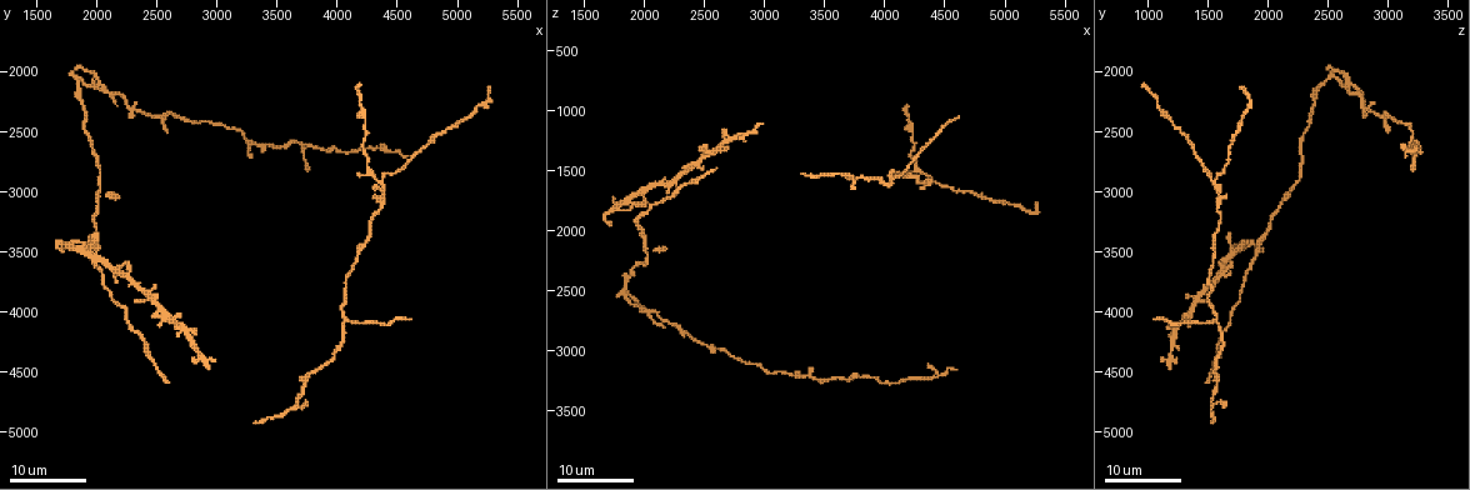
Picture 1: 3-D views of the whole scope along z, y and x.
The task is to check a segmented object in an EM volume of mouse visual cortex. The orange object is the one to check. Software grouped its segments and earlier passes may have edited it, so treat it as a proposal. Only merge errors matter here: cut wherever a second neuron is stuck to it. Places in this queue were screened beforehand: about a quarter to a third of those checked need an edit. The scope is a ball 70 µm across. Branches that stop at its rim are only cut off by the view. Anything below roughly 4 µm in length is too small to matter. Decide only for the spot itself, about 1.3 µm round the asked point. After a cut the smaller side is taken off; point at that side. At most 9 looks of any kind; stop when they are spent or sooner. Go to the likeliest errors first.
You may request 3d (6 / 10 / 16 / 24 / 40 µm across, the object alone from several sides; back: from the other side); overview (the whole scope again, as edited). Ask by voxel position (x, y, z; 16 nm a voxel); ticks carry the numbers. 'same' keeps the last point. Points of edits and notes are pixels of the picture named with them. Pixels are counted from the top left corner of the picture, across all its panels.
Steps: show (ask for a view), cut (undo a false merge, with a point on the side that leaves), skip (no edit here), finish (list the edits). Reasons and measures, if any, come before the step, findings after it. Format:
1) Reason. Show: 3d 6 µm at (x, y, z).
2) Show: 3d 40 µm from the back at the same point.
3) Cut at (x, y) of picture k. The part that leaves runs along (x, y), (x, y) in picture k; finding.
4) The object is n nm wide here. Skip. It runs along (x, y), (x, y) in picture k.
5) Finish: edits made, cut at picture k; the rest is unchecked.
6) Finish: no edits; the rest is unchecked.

Show: 3d 24 µm at (4080, 4080, 1580).

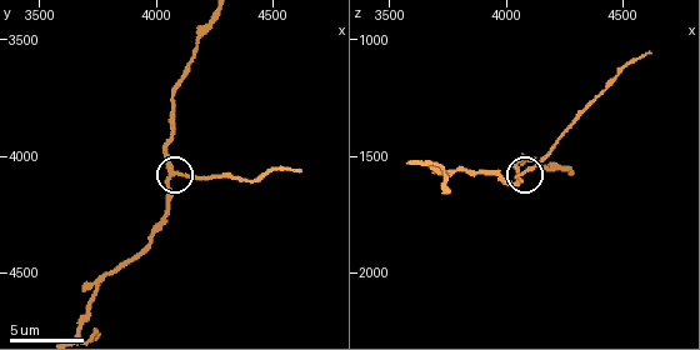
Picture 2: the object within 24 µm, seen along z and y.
Show: 3d 10 µm at (4080, 4070, 1560).

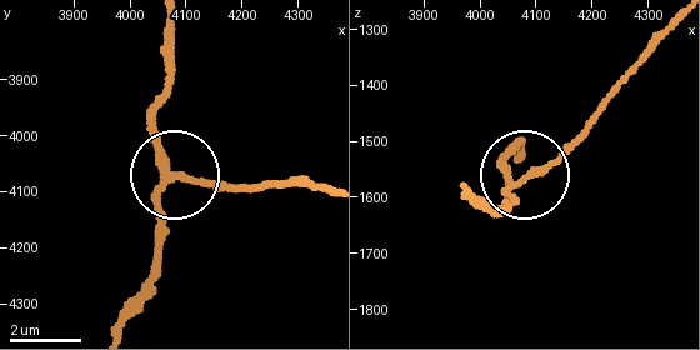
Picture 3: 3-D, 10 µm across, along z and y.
Cut at (218, 190) of picture 3. The part that leaves runs along (174, 179), (324, 188) in picture 3; a second neuron is stuck on.

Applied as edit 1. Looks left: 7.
Show: overview.

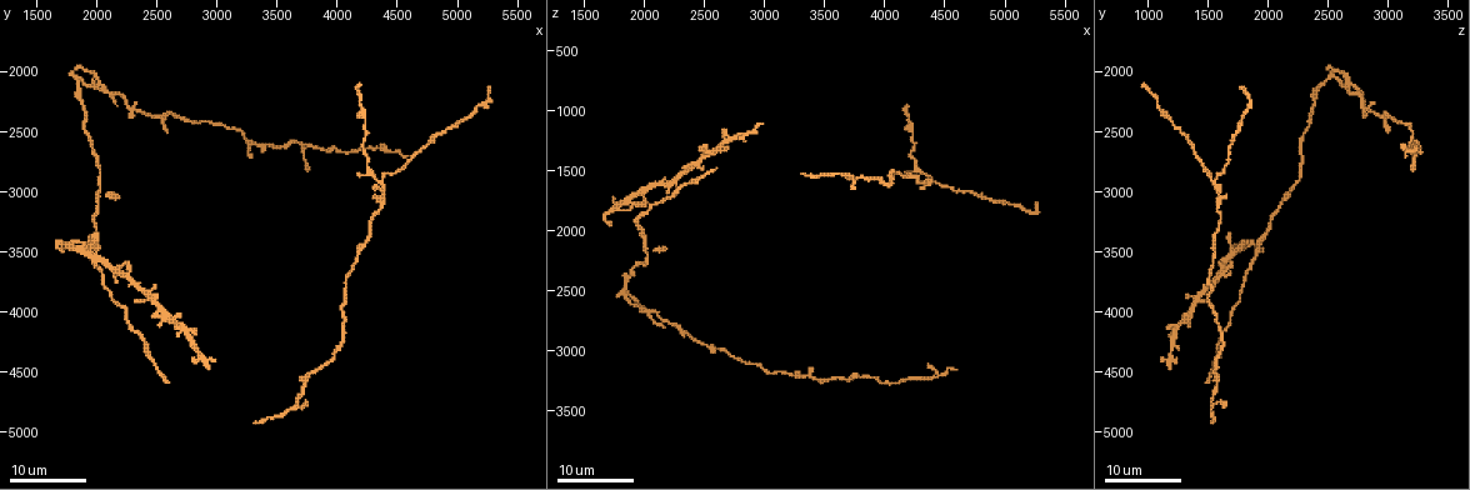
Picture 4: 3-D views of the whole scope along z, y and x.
Side arm on a straight run. Show: 3d 24 µm at (4360, 2920, 1560).

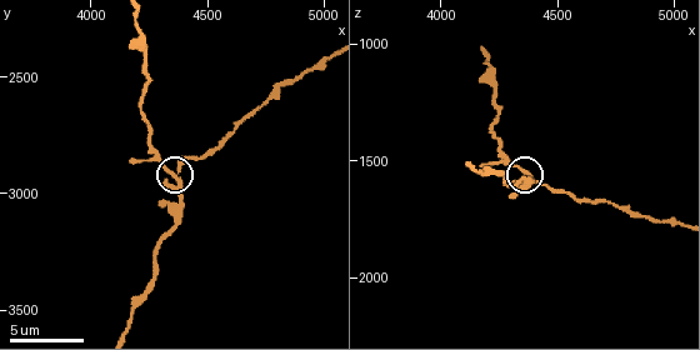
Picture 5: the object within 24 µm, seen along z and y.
Show: 3d 6 µm at (4370, 2920, 1540).

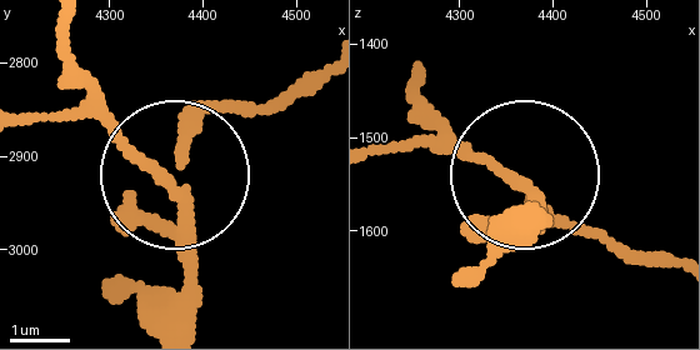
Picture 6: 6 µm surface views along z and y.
Cut at (111, 124) of picture 6. The part that leaves runs along (163, 175), (63, 31) in picture 6; two neurons meet here.

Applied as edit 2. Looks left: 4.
Show: overview.

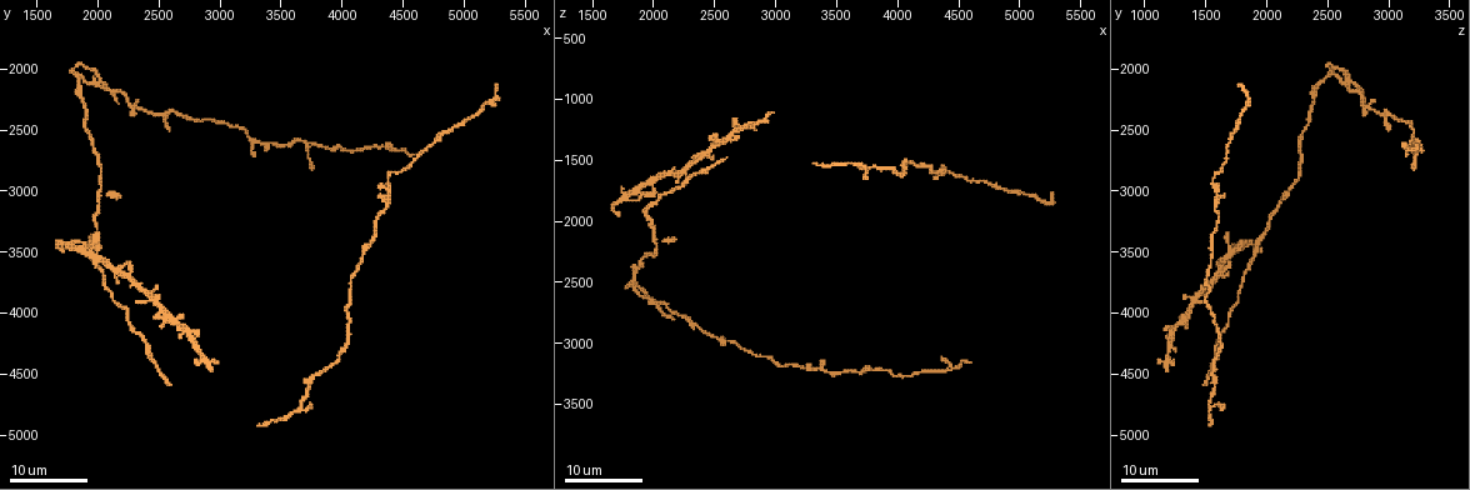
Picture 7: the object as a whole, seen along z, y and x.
Three-way junction. Show: 3d 16 µm at (3400, 2600, 3240).

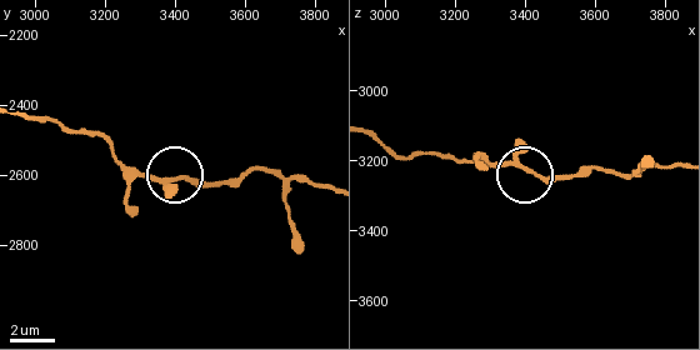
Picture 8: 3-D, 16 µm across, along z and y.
Closer look. Show: 3d 6 µm at (3420, 2600, 3230).

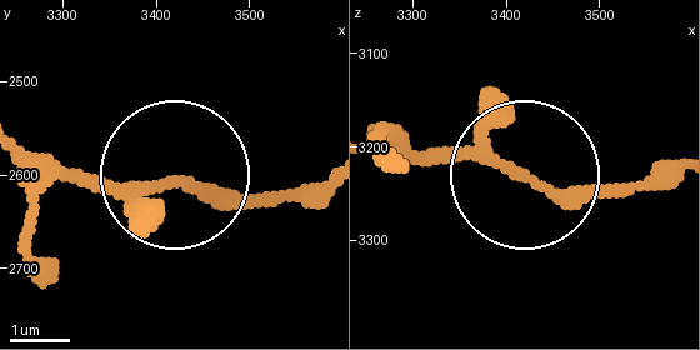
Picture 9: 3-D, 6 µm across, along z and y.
From behind. Show: 3d 6 µm from the back at (3415, 2605, 3230).

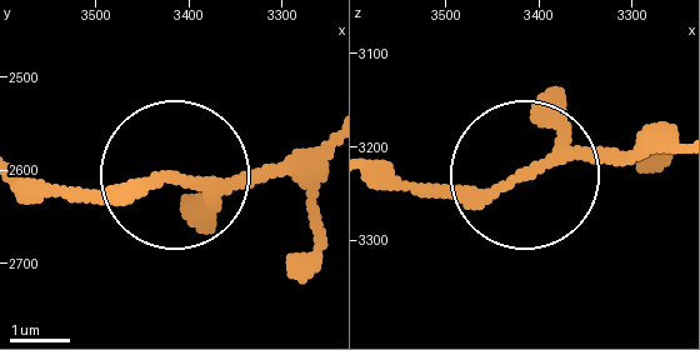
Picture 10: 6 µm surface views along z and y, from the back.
The object is 150 nm wide here. Skip. It runs along (321, 140), (246, 175), (28, 190) in picture 10; continuous, no second neuron.

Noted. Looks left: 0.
Finish: edits made, cut at picture 3, cut at picture 6; the rest is unchecked.

